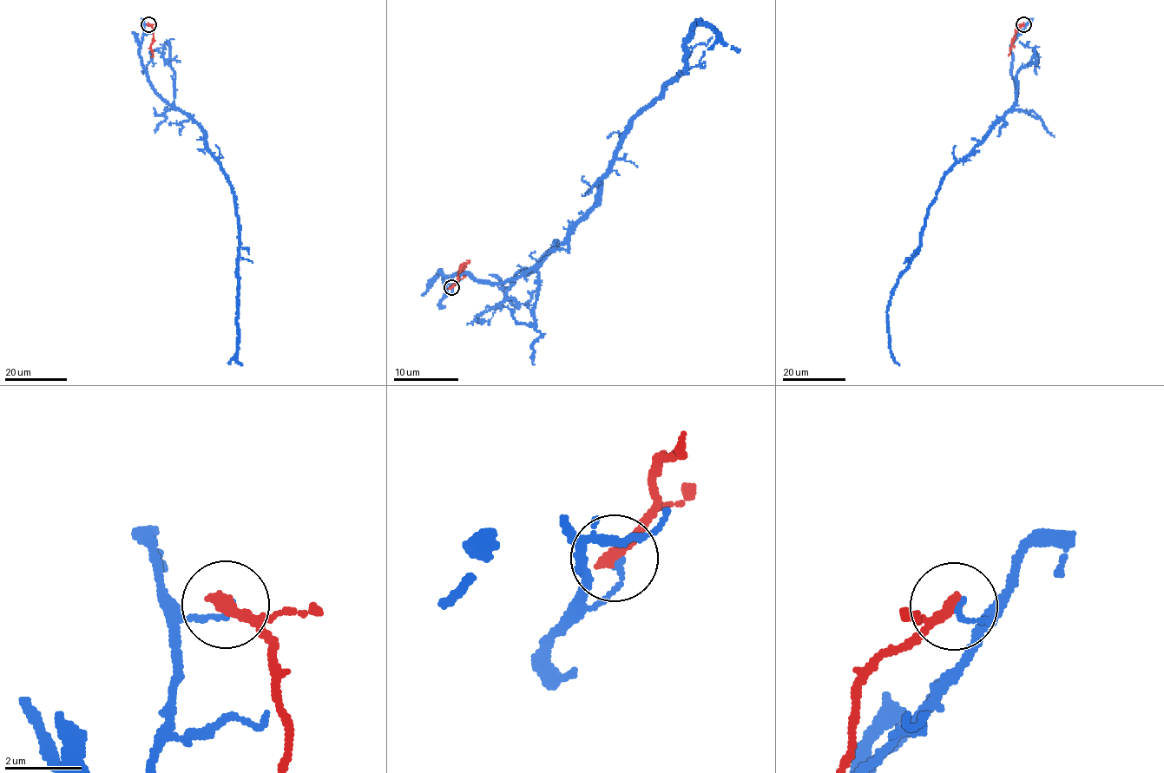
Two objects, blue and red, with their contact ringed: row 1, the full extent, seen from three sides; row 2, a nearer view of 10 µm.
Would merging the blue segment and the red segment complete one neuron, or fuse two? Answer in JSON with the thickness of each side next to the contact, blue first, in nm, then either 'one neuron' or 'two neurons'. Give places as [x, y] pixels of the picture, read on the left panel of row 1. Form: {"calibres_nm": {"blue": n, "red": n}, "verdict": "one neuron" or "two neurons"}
{"calibres_nm": {"blue": 130, "red": 360}, "verdict": "two neurons"}

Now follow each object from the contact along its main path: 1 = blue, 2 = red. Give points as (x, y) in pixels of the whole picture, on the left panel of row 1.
1: (149, 24), (139, 55), (147, 80), (199, 127), (233, 194), (240, 256), (237, 361), (242, 364)
2: (148, 24), (154, 33), (152, 56)

